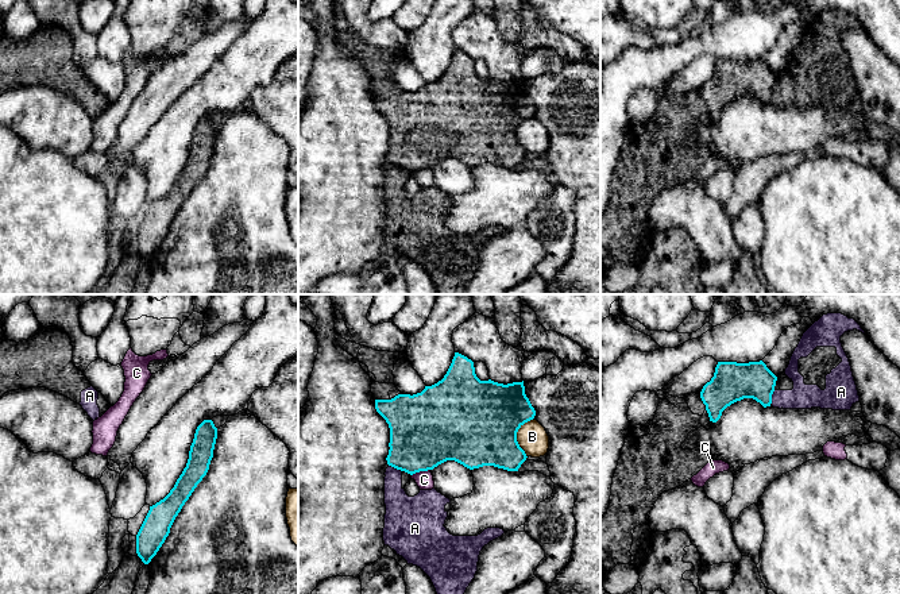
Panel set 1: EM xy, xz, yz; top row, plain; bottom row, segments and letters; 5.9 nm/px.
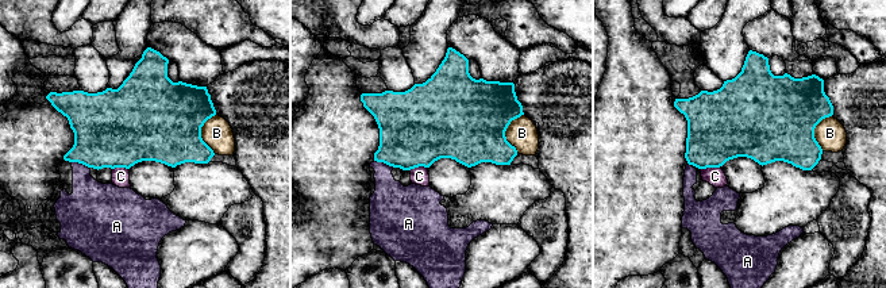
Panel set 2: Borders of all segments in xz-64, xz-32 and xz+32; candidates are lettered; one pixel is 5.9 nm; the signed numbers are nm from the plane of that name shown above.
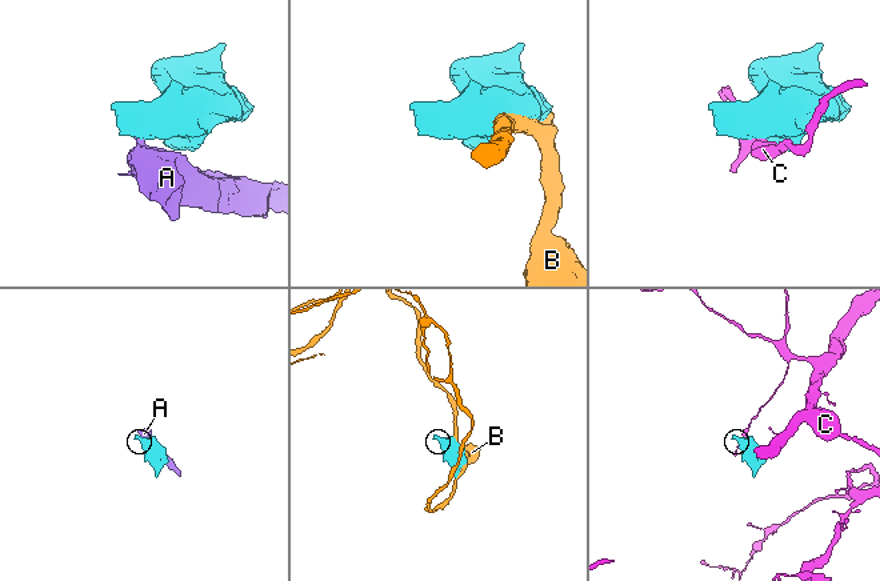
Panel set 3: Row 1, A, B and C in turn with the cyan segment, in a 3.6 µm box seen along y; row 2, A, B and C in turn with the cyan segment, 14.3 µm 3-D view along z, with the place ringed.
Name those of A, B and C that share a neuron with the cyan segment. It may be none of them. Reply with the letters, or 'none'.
none

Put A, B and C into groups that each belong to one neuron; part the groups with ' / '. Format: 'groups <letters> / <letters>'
groups A / B / C

